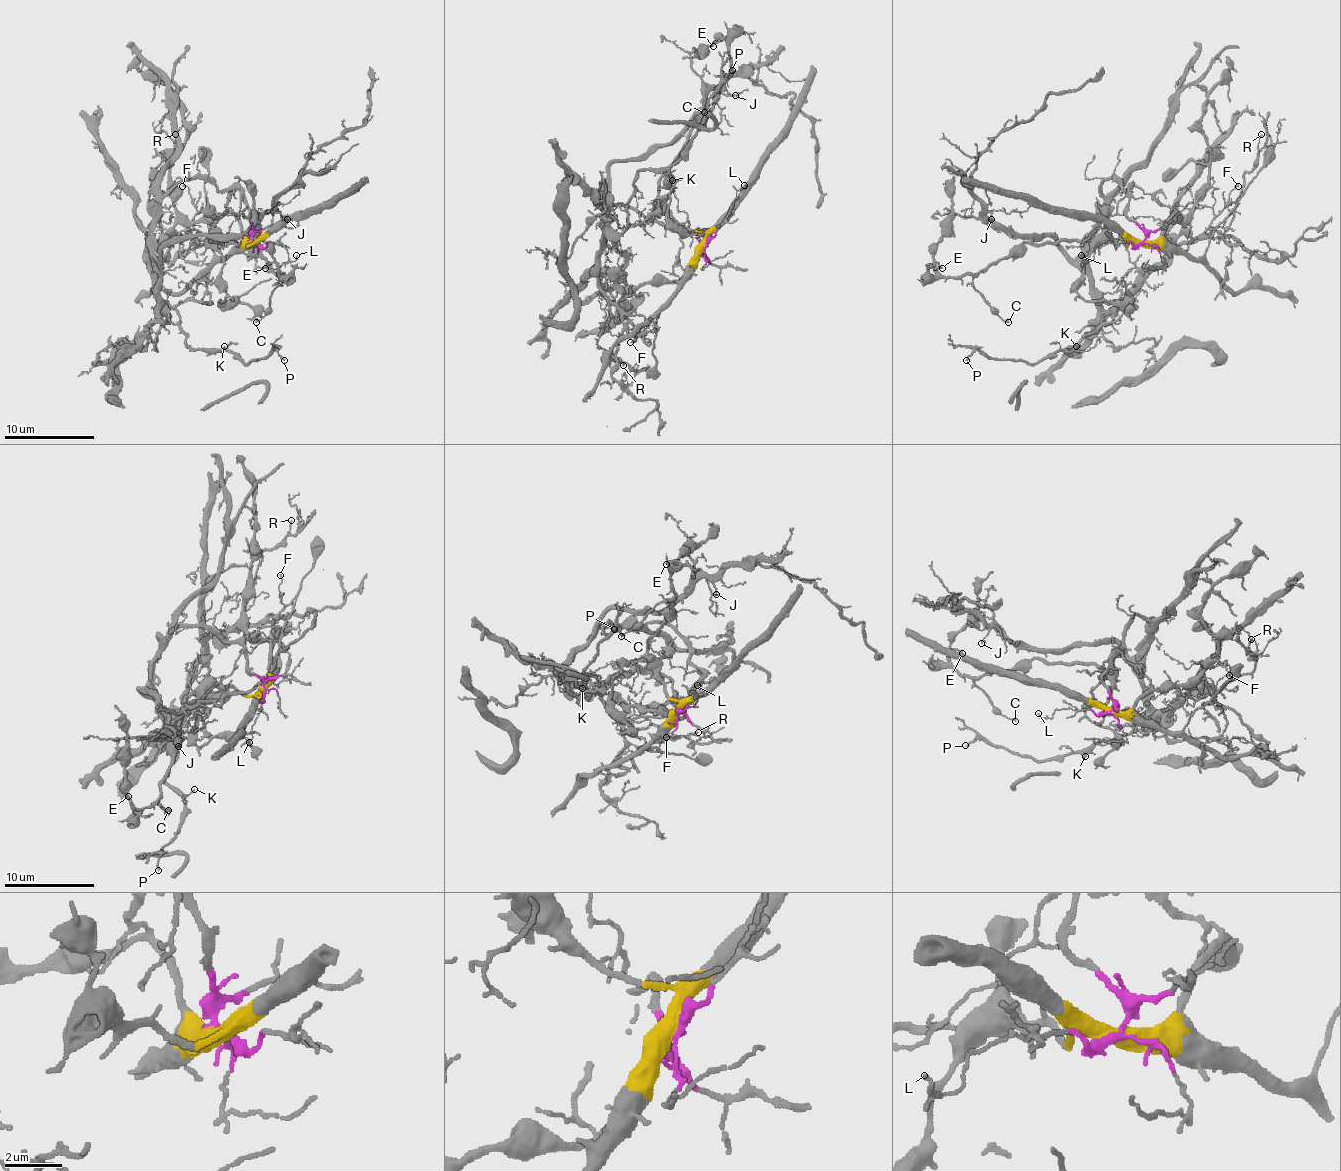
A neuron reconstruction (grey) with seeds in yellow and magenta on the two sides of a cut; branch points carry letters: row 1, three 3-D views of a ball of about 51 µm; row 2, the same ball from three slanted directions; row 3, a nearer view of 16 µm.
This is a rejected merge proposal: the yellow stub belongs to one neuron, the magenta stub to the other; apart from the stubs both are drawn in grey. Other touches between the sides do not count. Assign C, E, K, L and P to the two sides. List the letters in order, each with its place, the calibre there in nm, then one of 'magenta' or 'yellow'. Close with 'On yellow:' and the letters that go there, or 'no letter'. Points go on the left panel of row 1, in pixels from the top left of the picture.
C: at (256, 322); 140 nm thick; yellow
E: at (265, 268); 120 nm thick; yellow
K: at (224, 346); 140 nm thick; magenta
L: at (296, 255); 100 nm thick; magenta
P: at (284, 360); 150 nm thick; magenta
On yellow: C, E

